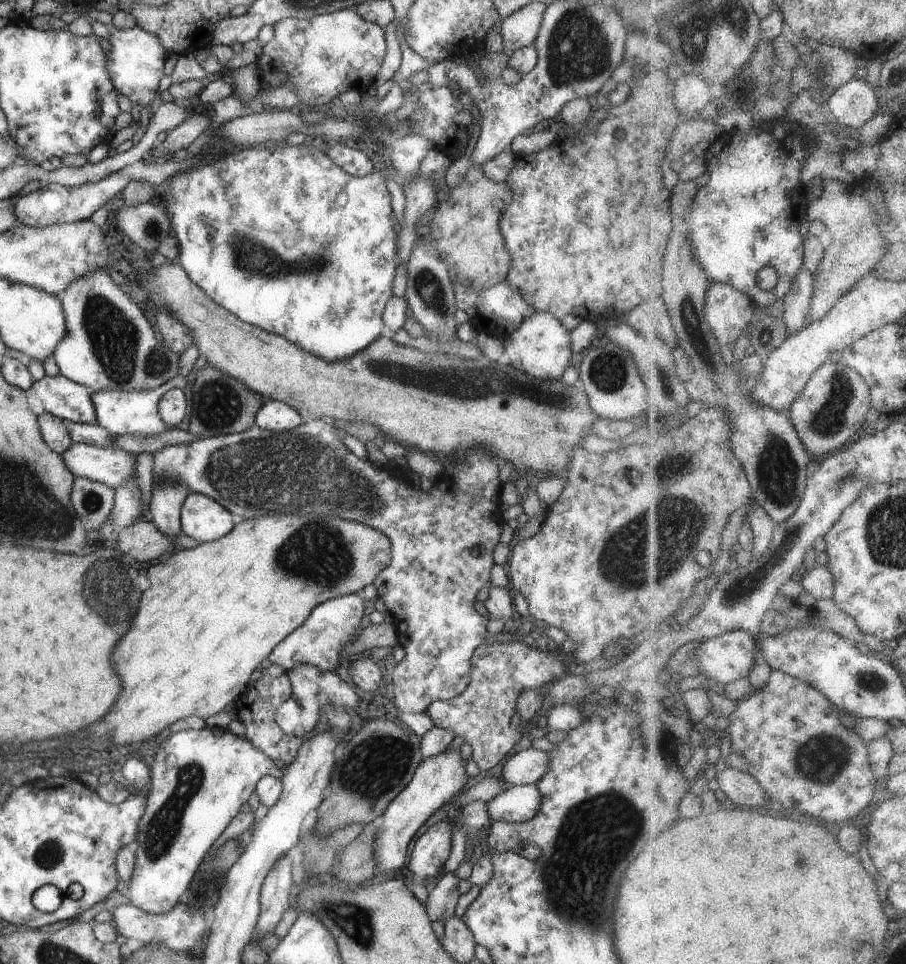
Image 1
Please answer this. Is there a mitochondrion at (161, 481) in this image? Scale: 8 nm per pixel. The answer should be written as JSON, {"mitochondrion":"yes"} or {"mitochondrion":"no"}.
{"mitochondrion":"no"}

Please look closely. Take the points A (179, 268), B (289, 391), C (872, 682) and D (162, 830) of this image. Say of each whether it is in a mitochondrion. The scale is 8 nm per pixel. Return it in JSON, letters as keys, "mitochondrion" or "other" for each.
{"A":"other","B":"other","C":"mitochondrion","D":"mitochondrion"}

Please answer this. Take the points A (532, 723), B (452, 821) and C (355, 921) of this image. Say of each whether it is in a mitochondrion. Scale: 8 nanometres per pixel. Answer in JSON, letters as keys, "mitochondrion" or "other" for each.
{"A":"other","B":"other","C":"mitochondrion"}

